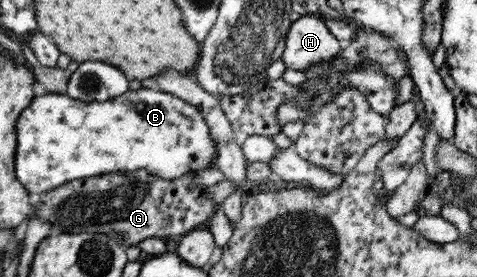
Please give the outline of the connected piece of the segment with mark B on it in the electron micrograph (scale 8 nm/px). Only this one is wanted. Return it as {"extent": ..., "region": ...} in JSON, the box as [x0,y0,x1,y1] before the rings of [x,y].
{"extent":[16,87,218,193],"region":[[[141,87],[104,102],[84,103],[68,94],[48,93],[35,96],[16,119],[16,165],[18,182],[28,193],[44,193],[75,179],[92,178],[106,173],[143,169],[154,177],[176,181],[180,175],[196,174],[216,167],[218,150],[200,110],[175,95]]]}

